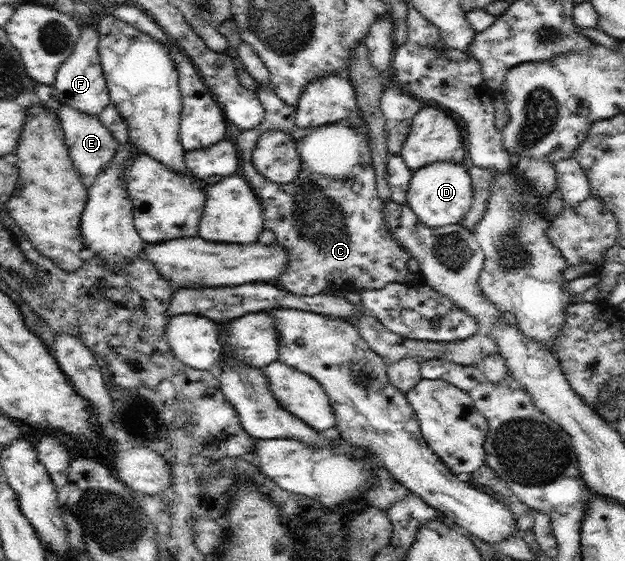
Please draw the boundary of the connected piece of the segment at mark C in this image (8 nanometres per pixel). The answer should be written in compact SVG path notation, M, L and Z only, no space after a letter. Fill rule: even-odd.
M270 86L259 87L257 98L266 115L264 122L252 129L243 130L238 136L236 144L240 162L239 173L248 181L261 202L264 209L263 228L274 230L276 240L288 251L288 268L277 278L278 286L292 294L314 296L325 288L338 292L360 292L364 287L380 289L391 282L420 284L423 276L410 272L406 265L410 260L410 251L402 247L402 243L399 243L386 225L384 201L378 196L376 174L368 142L368 127L362 119L362 113L352 111L346 119L303 129L296 125L297 106L285 104ZM270 129L282 129L292 135L300 156L300 172L288 184L276 184L264 178L252 164L252 149L256 149L256 141L264 131Z

